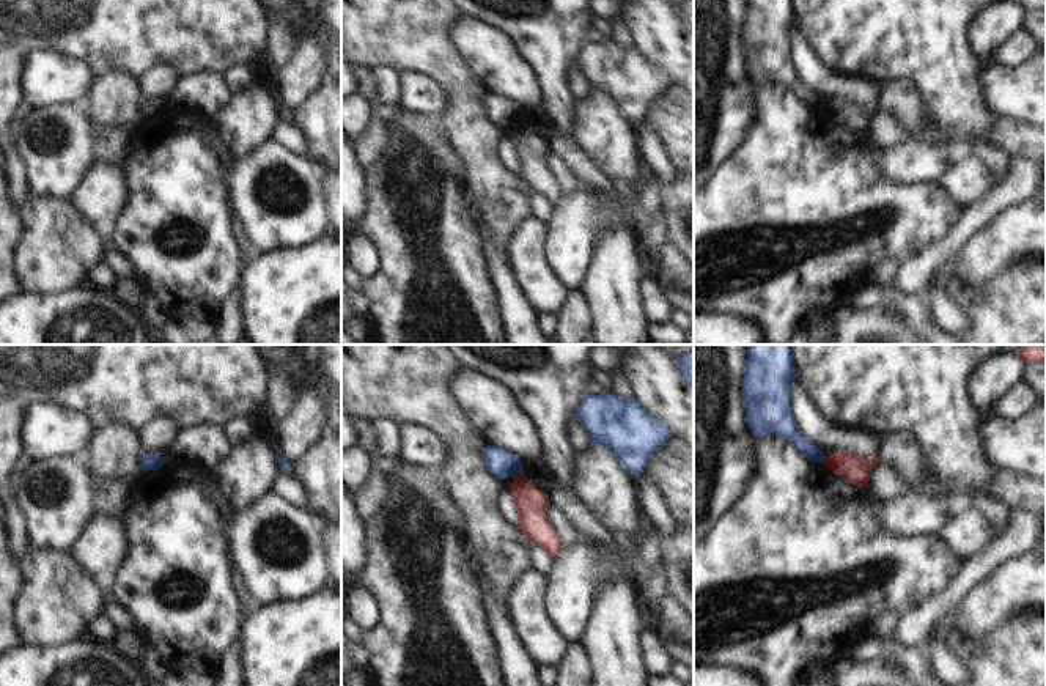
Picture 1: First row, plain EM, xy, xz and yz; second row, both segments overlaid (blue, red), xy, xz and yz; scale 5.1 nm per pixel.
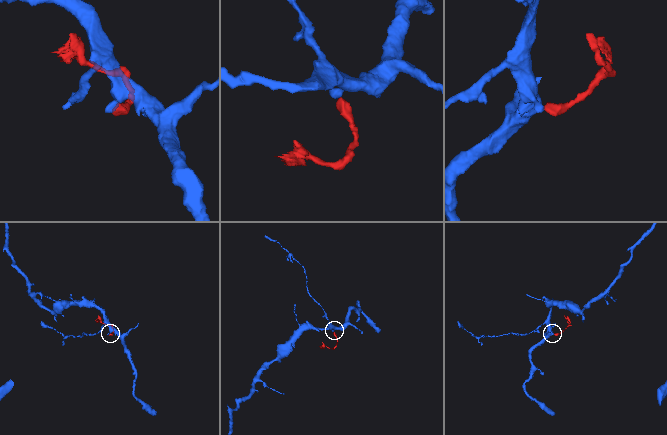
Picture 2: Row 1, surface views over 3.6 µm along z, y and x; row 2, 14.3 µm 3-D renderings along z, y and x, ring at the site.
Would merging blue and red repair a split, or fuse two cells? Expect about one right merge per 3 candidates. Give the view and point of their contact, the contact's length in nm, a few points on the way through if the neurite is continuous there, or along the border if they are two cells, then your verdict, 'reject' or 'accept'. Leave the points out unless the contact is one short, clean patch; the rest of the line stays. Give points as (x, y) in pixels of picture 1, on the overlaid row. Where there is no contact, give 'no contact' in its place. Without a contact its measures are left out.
contact xz (518, 474); length 50 nm; border xz (522, 472), (515, 477); reject

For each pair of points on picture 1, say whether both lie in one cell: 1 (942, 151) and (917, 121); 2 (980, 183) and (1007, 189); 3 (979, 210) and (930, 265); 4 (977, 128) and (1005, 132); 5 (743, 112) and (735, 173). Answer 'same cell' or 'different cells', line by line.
1: different cells
2: different cells
3: same cell
4: different cells
5: different cells

